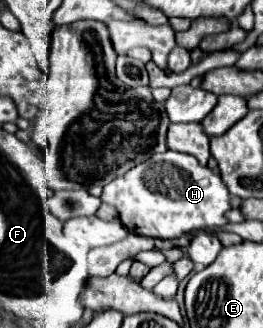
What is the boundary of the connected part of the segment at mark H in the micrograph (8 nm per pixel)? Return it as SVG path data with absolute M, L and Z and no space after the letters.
M170 149L108 183L100 199L118 209L120 221L130 233L156 239L176 239L190 231L224 227L228 223L226 211L232 209L230 191L218 171L200 165L194 155Z

